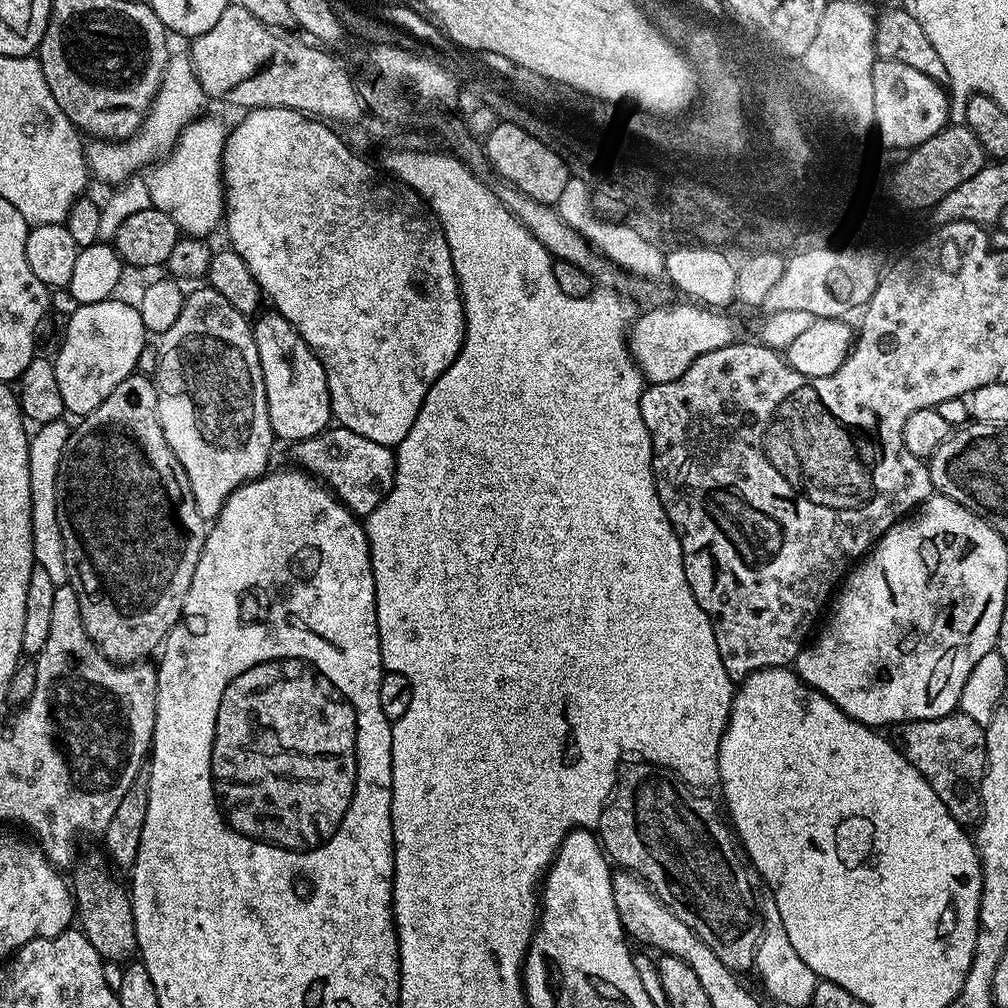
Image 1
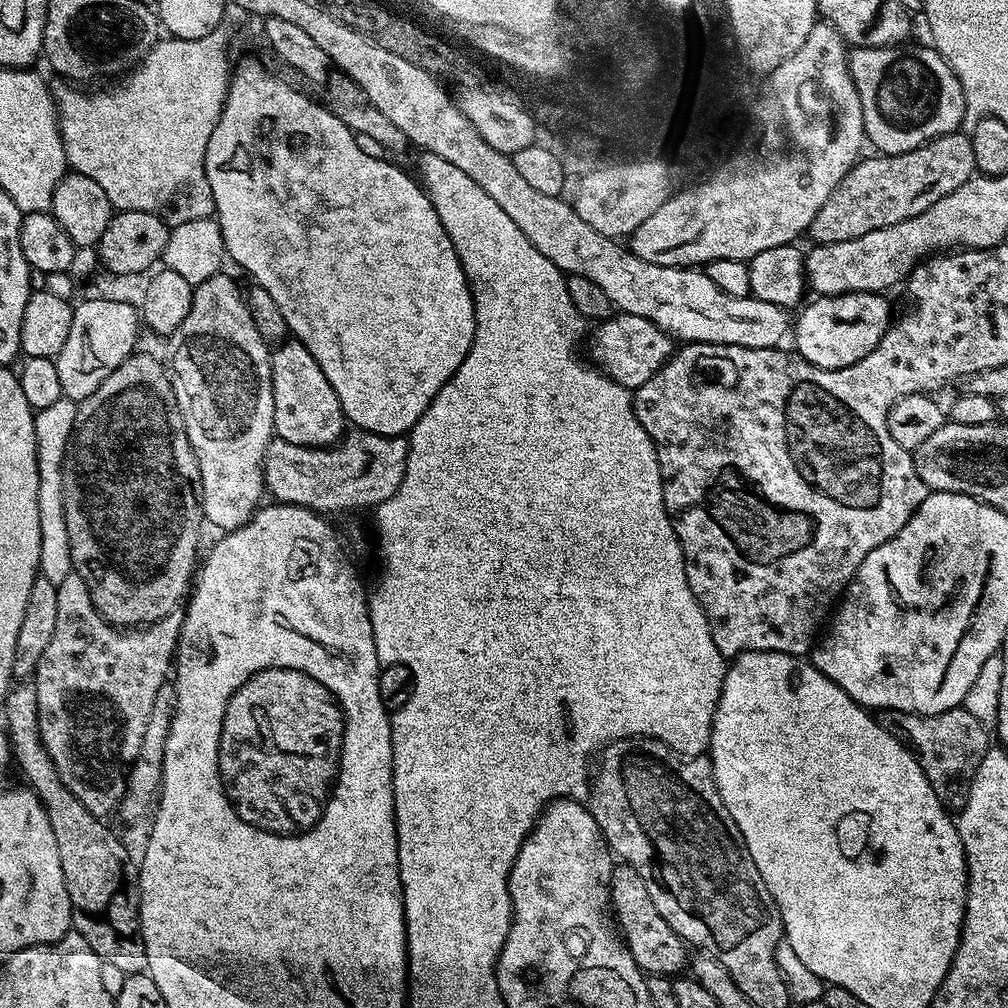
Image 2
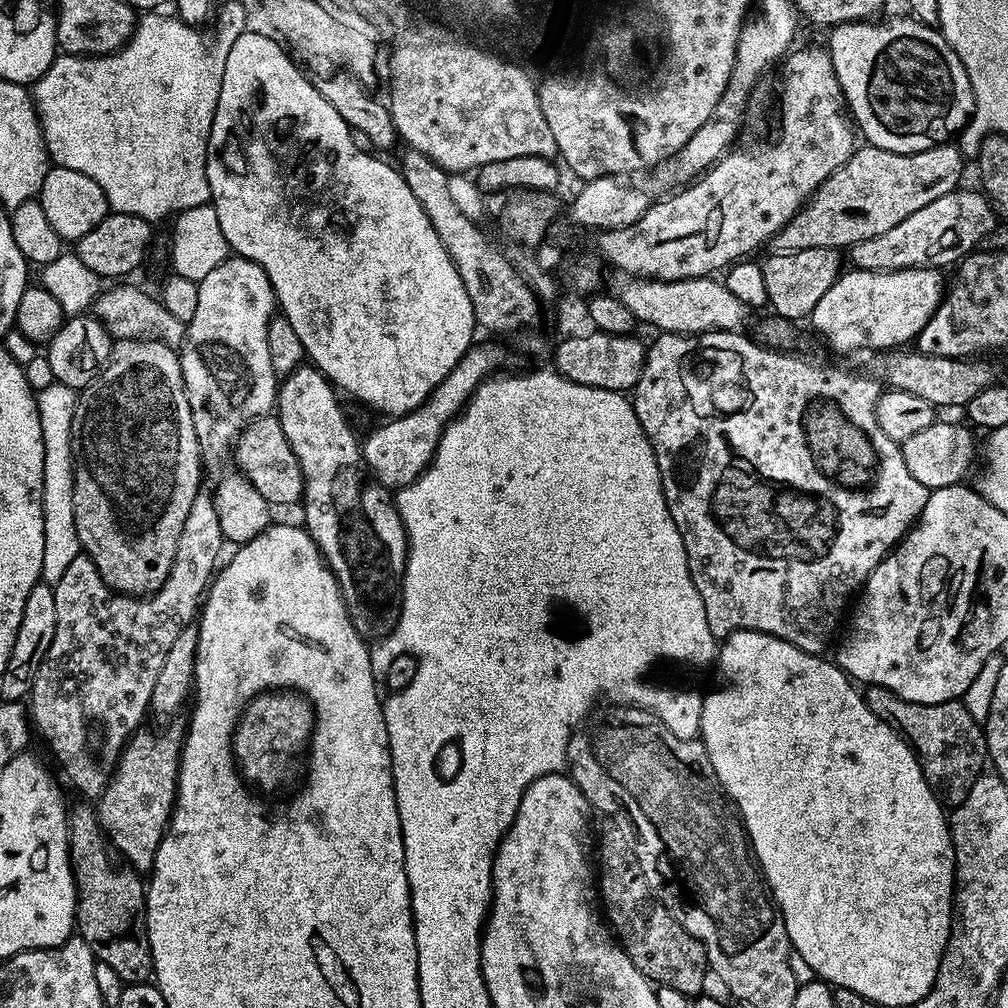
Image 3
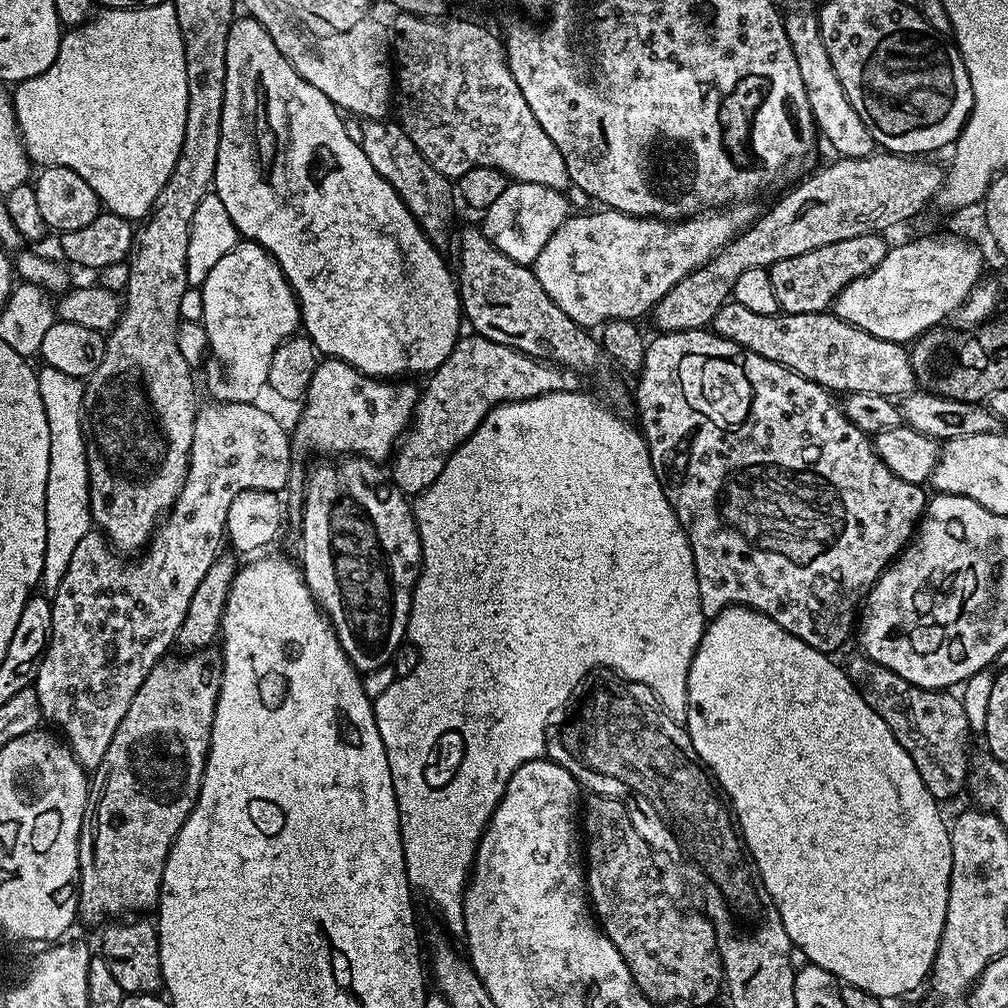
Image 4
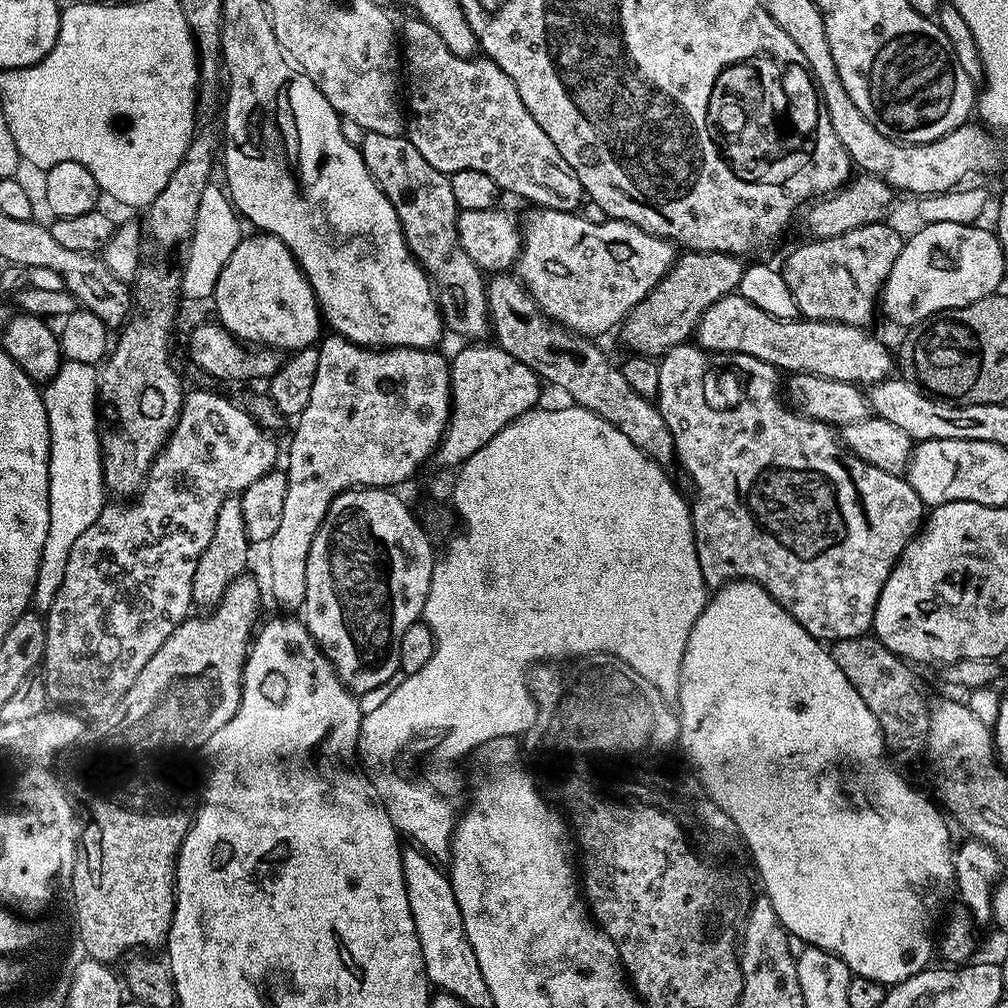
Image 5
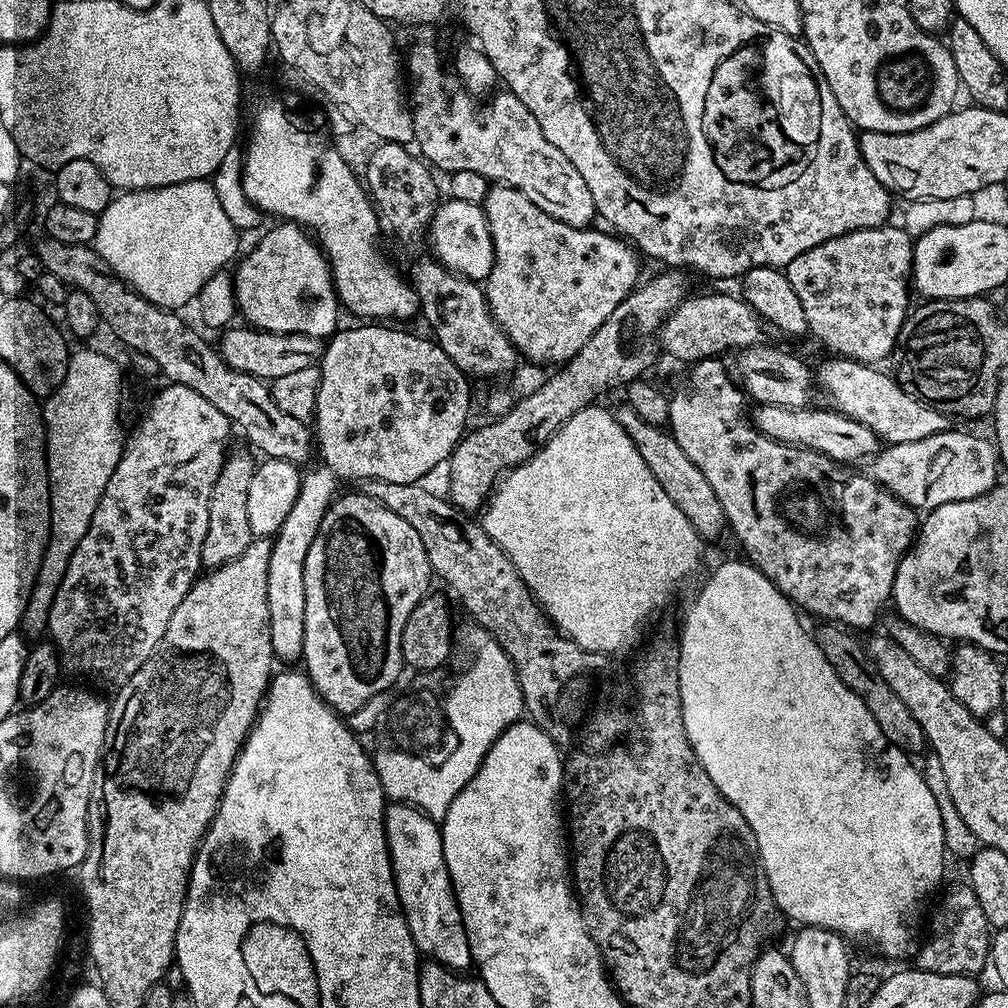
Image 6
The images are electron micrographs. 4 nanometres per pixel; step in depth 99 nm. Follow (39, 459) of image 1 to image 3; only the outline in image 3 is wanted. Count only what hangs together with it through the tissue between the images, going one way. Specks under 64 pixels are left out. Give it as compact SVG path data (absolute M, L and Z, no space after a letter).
M40 428L44 439L44 489L42 514L44 515L44 549L42 550L43 583L55 585L66 574L70 562L82 554L78 542L78 526L74 524L74 470L72 469L72 439L70 428Z

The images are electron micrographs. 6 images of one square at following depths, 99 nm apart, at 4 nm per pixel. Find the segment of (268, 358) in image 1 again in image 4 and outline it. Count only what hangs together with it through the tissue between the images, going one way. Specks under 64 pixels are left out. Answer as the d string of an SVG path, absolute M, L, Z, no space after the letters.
M353 455L337 459L335 462L324 463L328 464L310 472L304 490L304 506L300 524L302 526L300 536L304 539L304 564L302 563L304 581L308 583L308 589L312 591L312 596L320 605L320 609L324 611L328 621L332 623L332 629L336 631L336 637L346 654L346 658L350 658L350 662L356 667L357 672L367 674L367 672L376 672L379 668L385 667L387 669L395 658L395 652L405 643L408 631L408 615L412 609L412 591L416 588L416 579L420 576L424 558L420 545L420 531L412 516L412 504L409 497L405 496L385 473L384 476L380 473L381 465L379 463L365 460L362 456Z

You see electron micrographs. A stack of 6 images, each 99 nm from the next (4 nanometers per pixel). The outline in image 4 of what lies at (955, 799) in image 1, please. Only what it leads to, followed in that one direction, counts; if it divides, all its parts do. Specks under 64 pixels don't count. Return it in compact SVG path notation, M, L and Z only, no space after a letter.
M857 654L846 664L846 676L856 685L870 710L890 726L894 738L898 738L898 742L906 745L912 753L912 759L918 764L918 774L922 774L922 782L936 801L945 802L965 791L970 764L968 768L968 752L964 743L968 740L970 717L955 691L914 686L906 682L906 678L898 678L894 670L886 670L886 666L863 654Z

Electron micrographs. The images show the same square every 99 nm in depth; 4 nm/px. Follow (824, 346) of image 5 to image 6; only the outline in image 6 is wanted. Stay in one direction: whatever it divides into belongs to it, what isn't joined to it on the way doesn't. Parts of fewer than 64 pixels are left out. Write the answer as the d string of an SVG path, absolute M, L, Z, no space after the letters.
M708 292L705 296L689 295L664 320L658 337L659 347L668 356L691 366L697 360L723 357L723 352L735 353L741 348L752 348L765 339L766 325L759 314L739 295Z

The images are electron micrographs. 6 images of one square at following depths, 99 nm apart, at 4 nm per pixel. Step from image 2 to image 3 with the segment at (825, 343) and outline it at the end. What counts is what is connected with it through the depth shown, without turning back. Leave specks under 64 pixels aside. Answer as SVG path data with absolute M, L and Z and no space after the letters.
M907 268L893 272L861 272L859 270L845 271L822 294L818 306L814 306L810 323L816 327L816 332L824 336L824 340L836 352L856 352L859 348L884 348L880 350L896 350L907 342L915 341L922 326L930 322L934 310L944 298L946 280L936 268Z

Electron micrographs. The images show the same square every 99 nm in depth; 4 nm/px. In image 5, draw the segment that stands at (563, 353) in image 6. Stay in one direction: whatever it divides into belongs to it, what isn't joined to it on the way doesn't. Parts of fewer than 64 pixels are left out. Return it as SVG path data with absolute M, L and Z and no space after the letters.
M533 207L531 211L532 213L525 218L524 224L522 220L520 257L516 259L514 265L515 275L520 283L524 285L524 289L534 298L534 302L538 305L540 311L552 323L561 324L564 328L570 329L571 332L577 332L579 336L600 338L596 336L604 336L612 327L613 331L617 326L623 324L630 314L630 310L634 310L634 306L638 306L638 302L642 302L642 298L646 298L646 294L650 294L650 290L654 290L656 283L670 270L670 266L678 255L677 249L671 240L663 240L661 236L651 236L648 232L642 231L638 226L627 224L621 220L613 220L611 218L600 218L600 221L587 220L586 217L580 216L581 214L576 212L563 212L562 210L550 210L549 208Z

